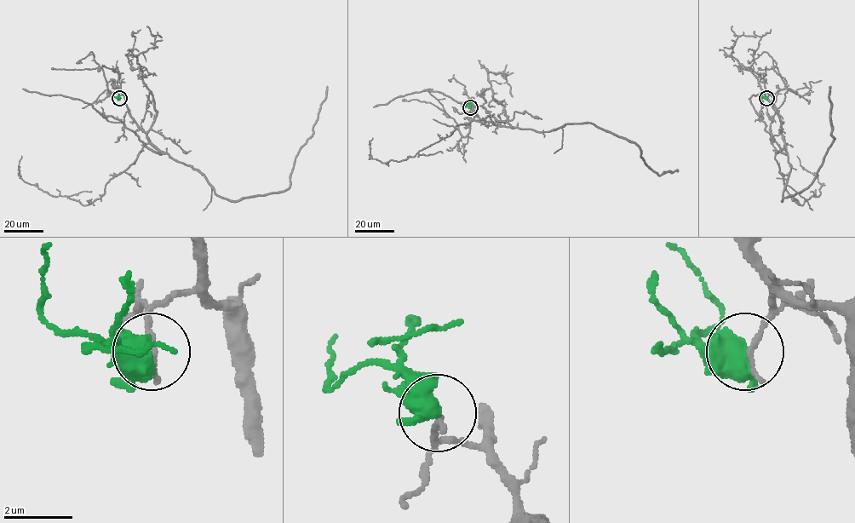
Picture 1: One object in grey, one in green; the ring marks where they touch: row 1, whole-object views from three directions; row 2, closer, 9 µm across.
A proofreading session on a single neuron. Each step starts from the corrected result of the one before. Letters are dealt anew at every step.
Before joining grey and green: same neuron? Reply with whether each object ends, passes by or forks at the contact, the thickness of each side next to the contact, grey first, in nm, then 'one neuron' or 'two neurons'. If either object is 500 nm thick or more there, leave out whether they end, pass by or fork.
grey ends there; green forks there; 170 nm thick on the grey side, 440 nm on the other; one neuron

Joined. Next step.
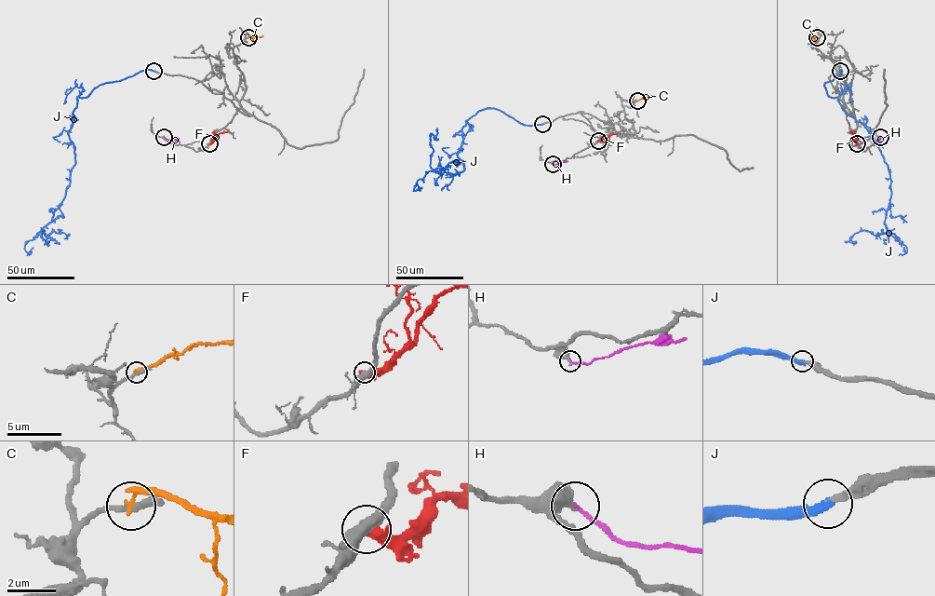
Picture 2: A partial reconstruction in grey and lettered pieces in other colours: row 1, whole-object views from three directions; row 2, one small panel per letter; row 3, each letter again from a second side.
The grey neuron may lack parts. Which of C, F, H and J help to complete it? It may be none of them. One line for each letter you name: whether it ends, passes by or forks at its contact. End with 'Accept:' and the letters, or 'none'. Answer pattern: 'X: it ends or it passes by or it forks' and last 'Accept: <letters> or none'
J: it ends
Accept: J

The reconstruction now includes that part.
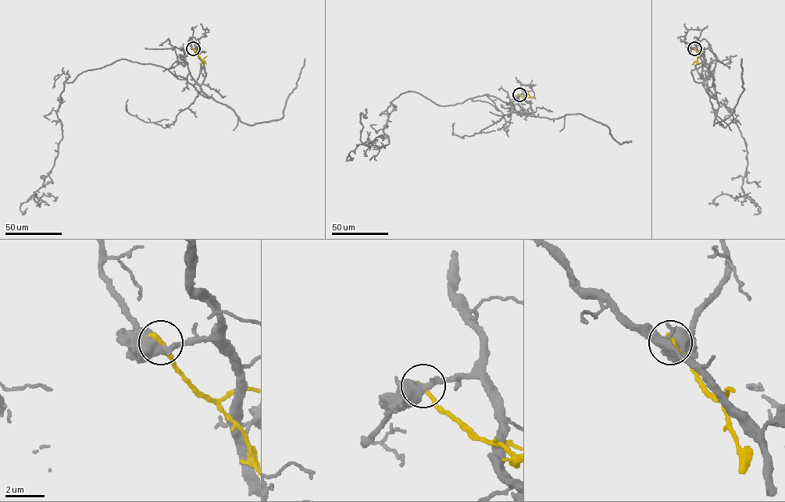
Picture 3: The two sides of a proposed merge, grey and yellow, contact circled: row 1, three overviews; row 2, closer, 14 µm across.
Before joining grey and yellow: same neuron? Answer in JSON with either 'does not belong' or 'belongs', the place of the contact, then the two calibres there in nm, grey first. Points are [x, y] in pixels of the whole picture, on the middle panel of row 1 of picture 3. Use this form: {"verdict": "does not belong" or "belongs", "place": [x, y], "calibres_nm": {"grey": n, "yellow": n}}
{"verdict": "does not belong", "place": [519, 94], "calibres_nm": {"grey": 600, "yellow": 280}}

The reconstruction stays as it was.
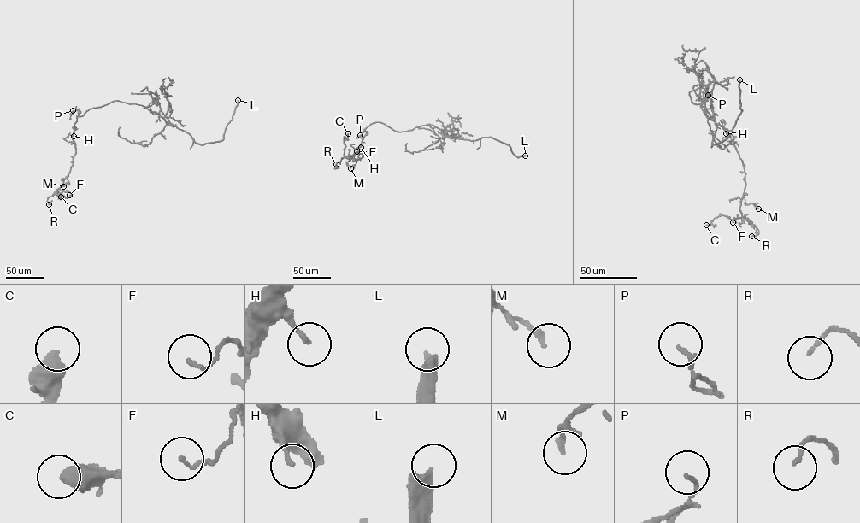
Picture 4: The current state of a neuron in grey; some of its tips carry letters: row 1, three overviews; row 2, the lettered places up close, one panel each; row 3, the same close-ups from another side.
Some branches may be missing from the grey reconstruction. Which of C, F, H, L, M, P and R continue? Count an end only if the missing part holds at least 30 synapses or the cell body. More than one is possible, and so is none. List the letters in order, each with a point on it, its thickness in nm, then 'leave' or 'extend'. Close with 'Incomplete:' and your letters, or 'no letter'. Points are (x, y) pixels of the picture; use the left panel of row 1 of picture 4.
C: place (61, 196); calibre 550 nm; leave
F: place (69, 195); calibre 110 nm; leave
H: place (73, 136); calibre 120 nm; leave
L: place (238, 100); calibre 420 nm; extend
M: place (63, 186); calibre 170 nm; leave
P: place (73, 110); calibre 130 nm; leave
R: place (49, 204); calibre 120 nm; leave
Incomplete: L

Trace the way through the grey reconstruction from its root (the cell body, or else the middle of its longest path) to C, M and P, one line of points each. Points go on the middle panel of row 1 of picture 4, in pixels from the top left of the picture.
C: (403, 132), (371, 123), (362, 134), (362, 156), (357, 160), (344, 155), (348, 133)
M: (403, 132), (371, 123), (362, 134), (362, 156), (354, 159), (356, 161), (350, 168)
P: (403, 132), (397, 132), (375, 122), (364, 129), (368, 132), (363, 137), (357, 137), (360, 135)

